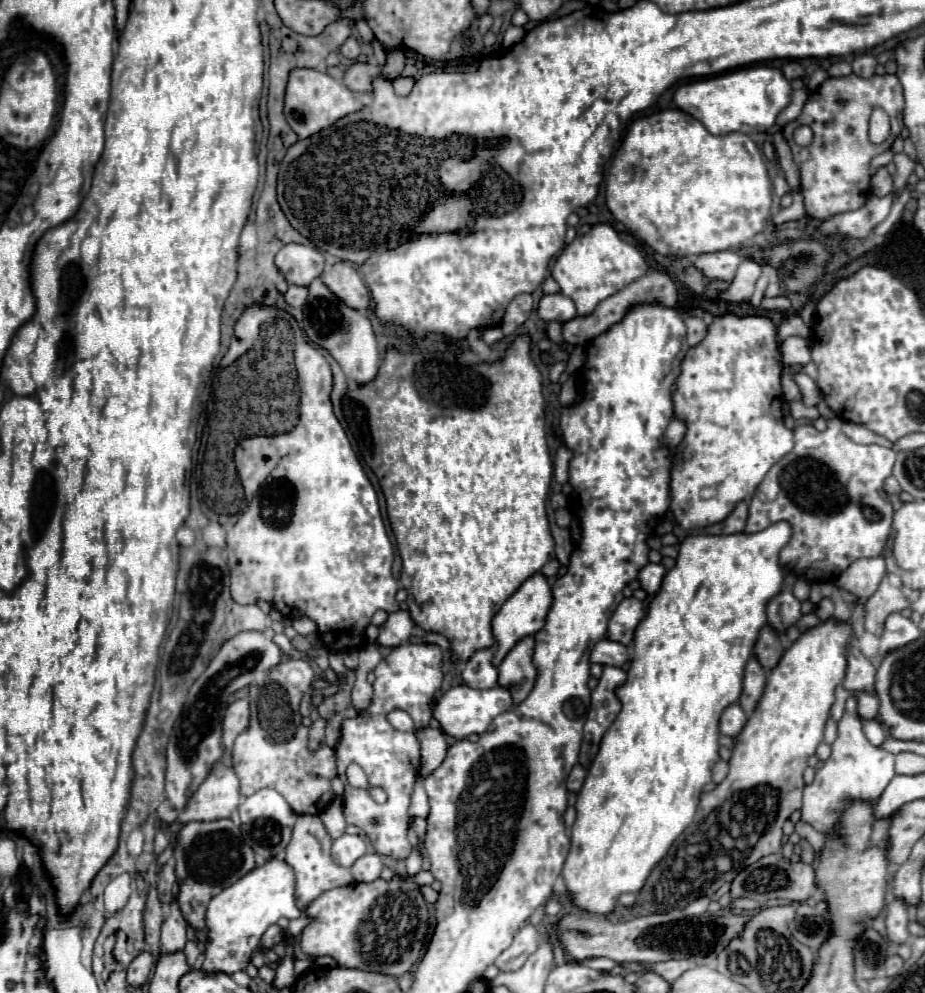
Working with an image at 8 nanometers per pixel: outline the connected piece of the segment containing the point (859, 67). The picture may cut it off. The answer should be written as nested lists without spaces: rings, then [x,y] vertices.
[[[865,53],[865,55],[859,55],[853,59],[853,73],[859,75],[859,77],[873,77],[875,75],[875,65],[877,65],[877,59],[871,55],[871,53]]]

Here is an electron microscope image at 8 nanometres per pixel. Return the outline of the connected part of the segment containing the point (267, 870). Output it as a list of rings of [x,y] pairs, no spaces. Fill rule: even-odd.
[[[273,857],[265,861],[265,865],[249,871],[245,877],[223,889],[219,895],[211,899],[207,905],[207,917],[205,917],[205,959],[201,969],[205,973],[213,971],[227,971],[227,975],[243,971],[247,963],[251,961],[251,955],[257,951],[263,933],[277,923],[277,919],[299,919],[301,911],[295,905],[295,875],[291,867],[279,859]]]

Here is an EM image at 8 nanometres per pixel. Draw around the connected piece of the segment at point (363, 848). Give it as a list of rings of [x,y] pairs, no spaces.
[[[345,833],[333,841],[331,853],[333,853],[333,861],[337,861],[337,865],[351,867],[359,857],[363,857],[367,853],[367,845],[359,835]]]

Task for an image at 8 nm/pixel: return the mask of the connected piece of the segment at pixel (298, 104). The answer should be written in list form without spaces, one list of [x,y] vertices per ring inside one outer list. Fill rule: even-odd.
[[[315,69],[291,71],[287,95],[285,95],[285,119],[291,125],[291,129],[299,135],[299,139],[307,139],[313,133],[319,133],[321,129],[331,127],[333,121],[339,121],[341,117],[361,109],[363,109],[361,101],[355,99],[355,95],[345,87],[343,81],[337,81],[331,75],[319,73]]]

